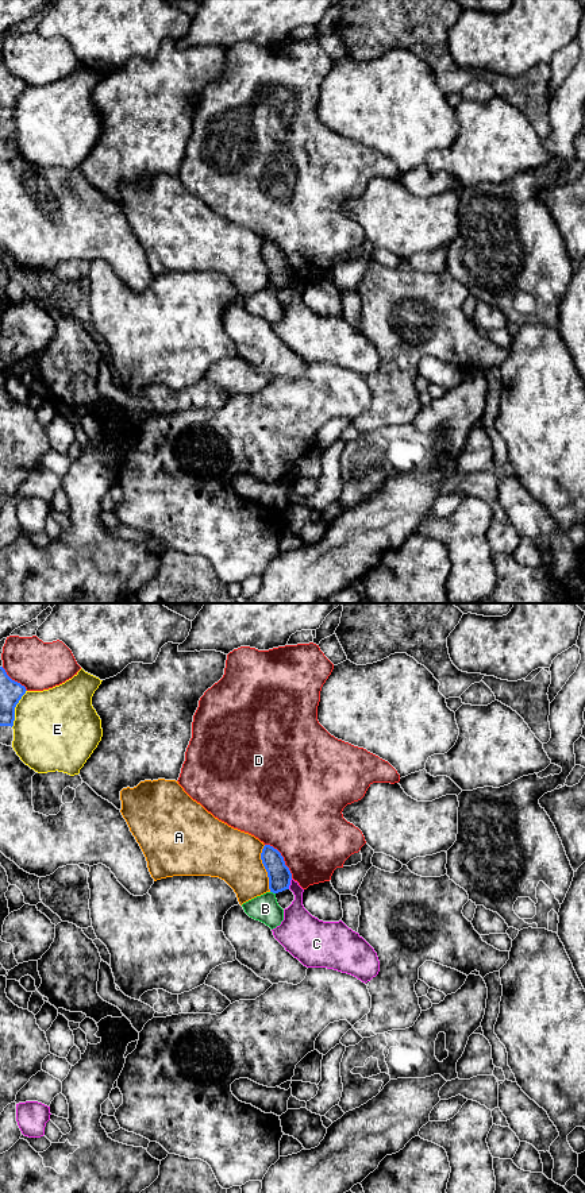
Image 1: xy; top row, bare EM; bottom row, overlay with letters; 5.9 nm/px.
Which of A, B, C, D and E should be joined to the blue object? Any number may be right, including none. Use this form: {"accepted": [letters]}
{"accepted": []}

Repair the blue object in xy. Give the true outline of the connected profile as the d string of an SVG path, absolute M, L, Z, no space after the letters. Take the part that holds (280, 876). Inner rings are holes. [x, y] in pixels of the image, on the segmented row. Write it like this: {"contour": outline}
{"contour": "M265 845L261 853L262 864L268 872L269 889L273 893L289 889L292 873L285 865L281 853L270 845Z"}

